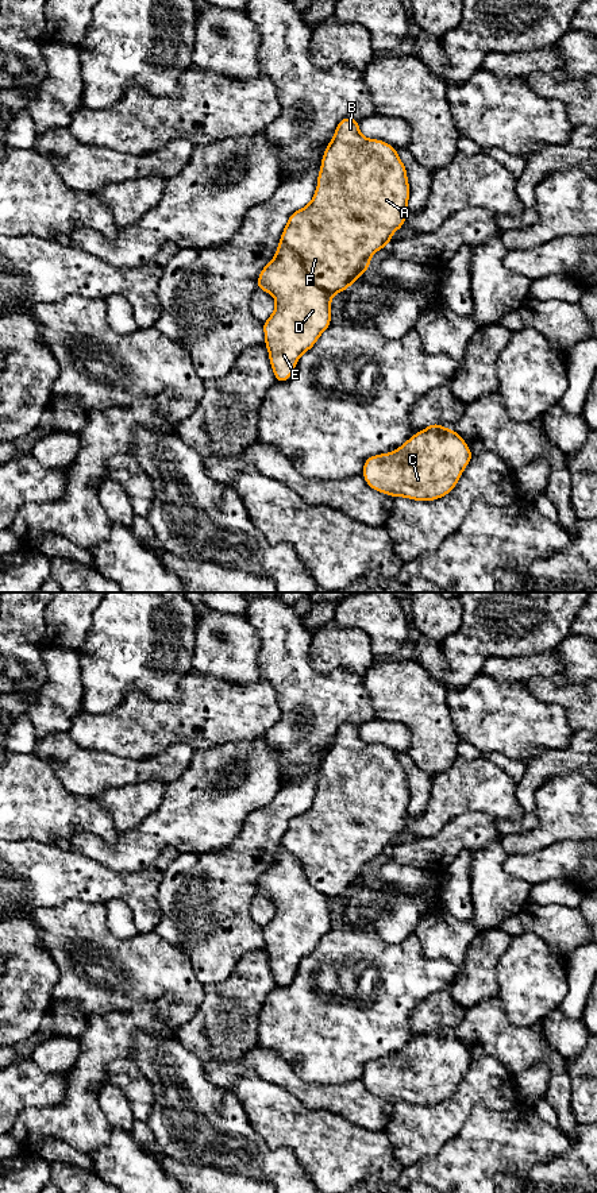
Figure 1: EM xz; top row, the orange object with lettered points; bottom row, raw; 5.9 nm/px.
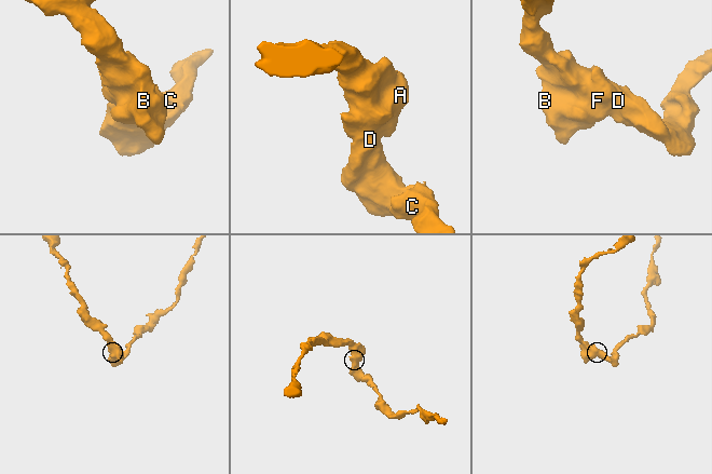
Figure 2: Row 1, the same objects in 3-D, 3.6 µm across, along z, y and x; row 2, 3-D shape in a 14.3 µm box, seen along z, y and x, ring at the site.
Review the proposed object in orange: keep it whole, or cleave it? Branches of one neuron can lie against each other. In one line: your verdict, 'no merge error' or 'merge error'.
no merge error

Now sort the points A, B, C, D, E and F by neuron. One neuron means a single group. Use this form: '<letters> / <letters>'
A B C D E F

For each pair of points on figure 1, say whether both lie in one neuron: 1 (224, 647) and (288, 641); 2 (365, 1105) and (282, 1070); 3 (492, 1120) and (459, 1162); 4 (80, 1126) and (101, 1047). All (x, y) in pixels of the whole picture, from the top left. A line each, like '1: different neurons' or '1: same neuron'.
1: different neurons
2: same neuron
3: same neuron
4: same neuron

